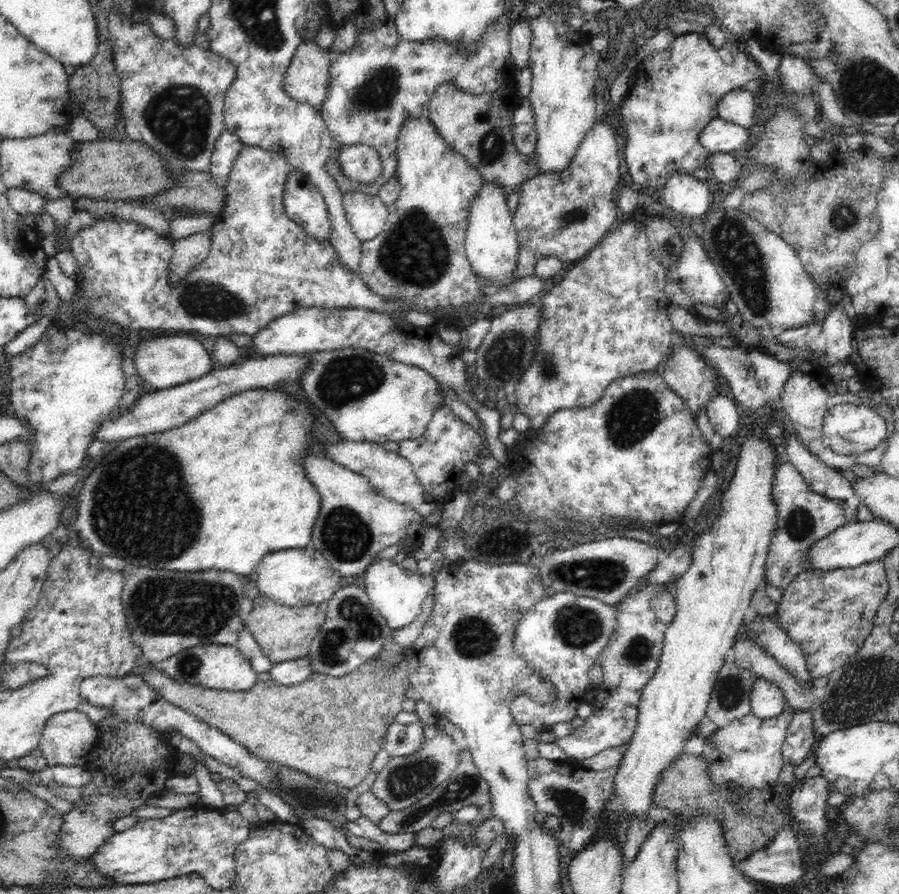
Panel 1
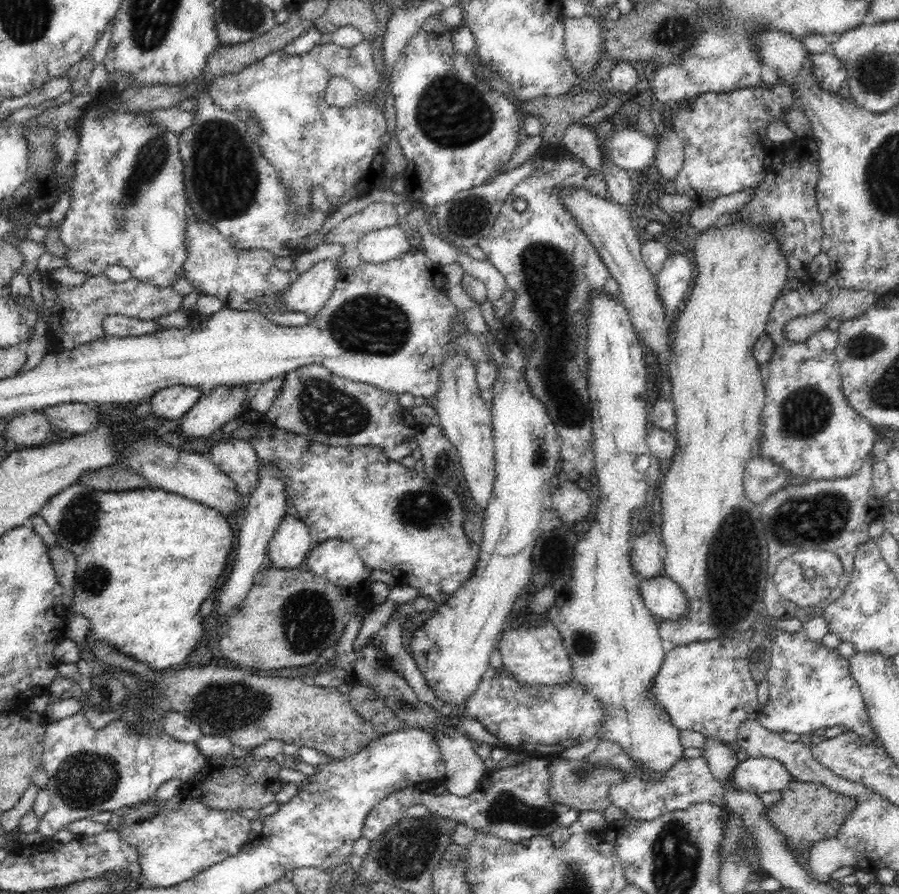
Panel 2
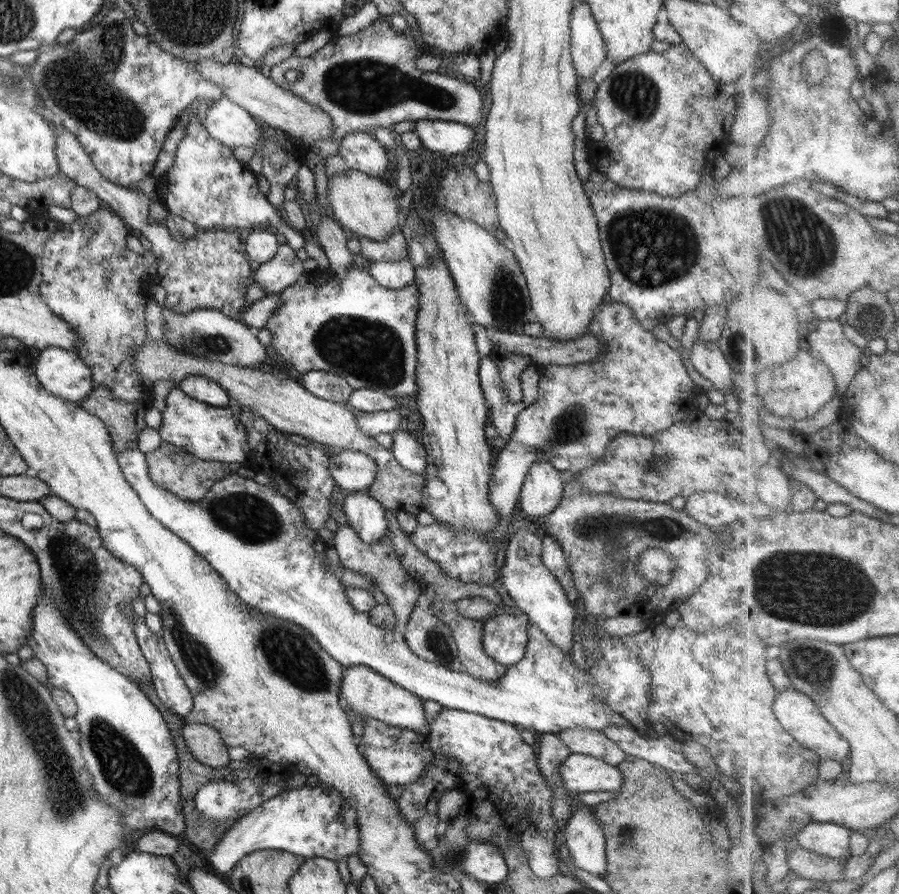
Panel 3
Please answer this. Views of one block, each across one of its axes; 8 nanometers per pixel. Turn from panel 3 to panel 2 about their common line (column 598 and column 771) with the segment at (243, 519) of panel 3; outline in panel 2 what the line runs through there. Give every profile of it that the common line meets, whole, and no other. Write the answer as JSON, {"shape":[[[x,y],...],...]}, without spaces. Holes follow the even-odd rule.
{"shape":[[[803,629],[798,632],[775,632],[772,635],[772,656],[770,661],[770,667],[767,672],[766,678],[769,684],[769,699],[768,703],[765,706],[761,706],[761,710],[758,714],[758,721],[764,725],[768,730],[772,730],[777,733],[785,733],[788,732],[792,734],[808,734],[813,733],[818,728],[832,728],[833,726],[844,726],[844,731],[852,731],[856,733],[864,743],[874,743],[876,745],[879,741],[878,735],[874,732],[872,728],[870,717],[867,712],[866,703],[864,702],[864,697],[862,696],[861,690],[859,686],[856,684],[854,677],[850,672],[849,659],[844,658],[841,654],[836,652],[835,648],[826,648],[822,641],[815,641],[814,639],[810,639],[806,636],[806,633],[803,632]]]}

